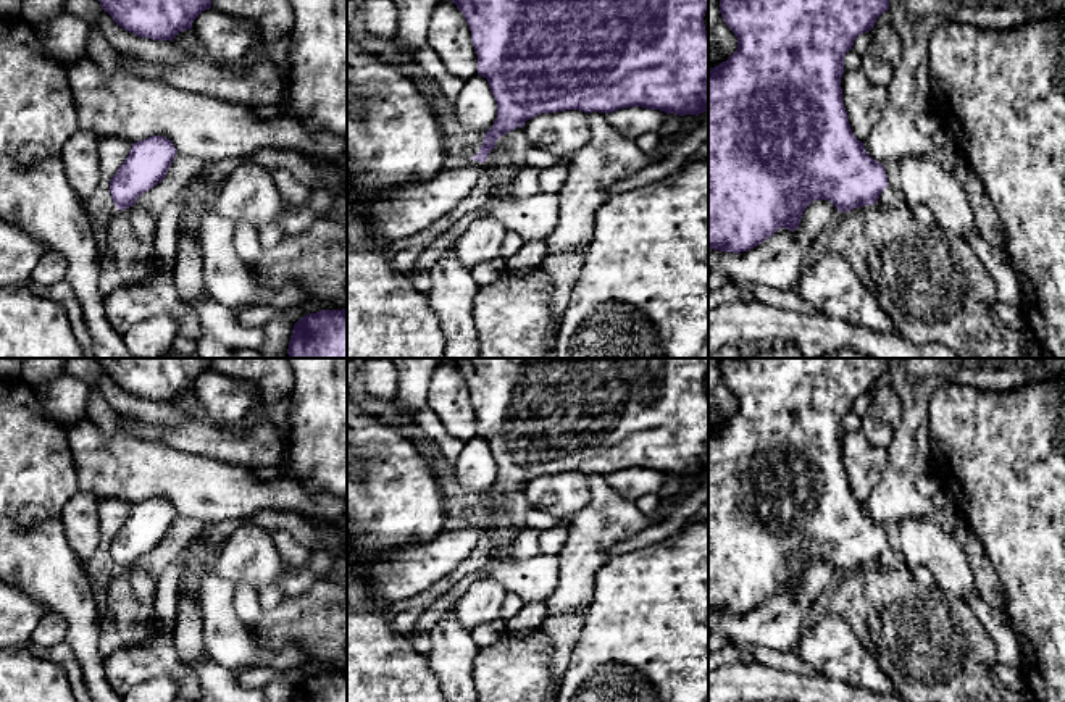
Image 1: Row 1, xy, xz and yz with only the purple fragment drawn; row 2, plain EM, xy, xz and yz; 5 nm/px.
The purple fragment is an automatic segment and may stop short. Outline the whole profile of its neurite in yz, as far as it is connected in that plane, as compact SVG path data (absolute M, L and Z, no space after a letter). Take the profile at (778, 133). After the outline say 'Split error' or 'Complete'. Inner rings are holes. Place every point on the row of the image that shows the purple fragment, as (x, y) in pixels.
M720 0L720 13L737 37L737 50L723 63L708 68L708 249L741 253L760 245L778 229L796 231L805 208L813 200L829 200L841 213L878 203L889 186L883 163L873 160L850 129L842 102L841 77L844 56L854 40L873 29L876 19L889 10L889 0Z. Complete

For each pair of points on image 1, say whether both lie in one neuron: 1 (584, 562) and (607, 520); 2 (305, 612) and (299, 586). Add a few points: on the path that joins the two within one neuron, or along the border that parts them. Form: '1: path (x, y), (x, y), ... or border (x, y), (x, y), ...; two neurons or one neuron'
1: path (584, 552), (589, 538), (597, 530); one neuron
2: border (318, 578), (302, 594), (284, 597); two neurons

